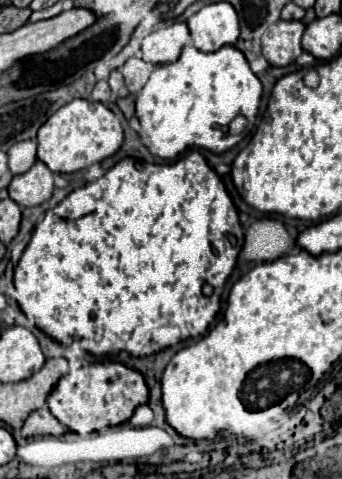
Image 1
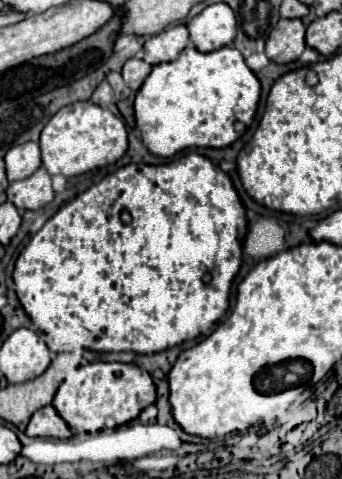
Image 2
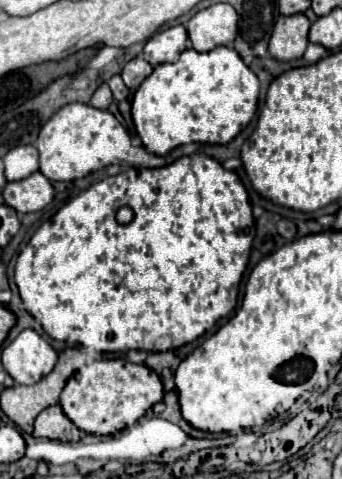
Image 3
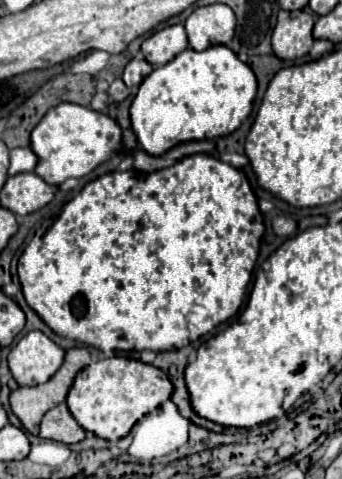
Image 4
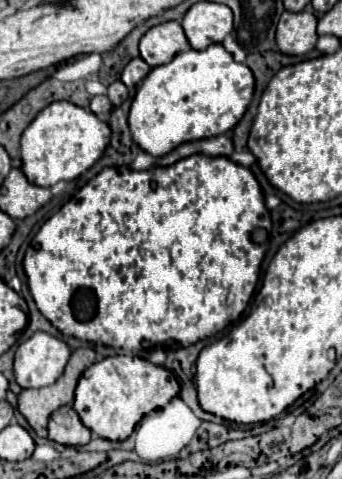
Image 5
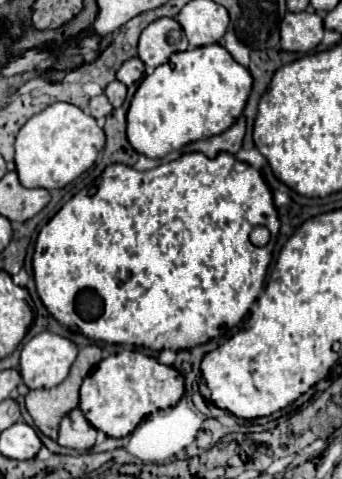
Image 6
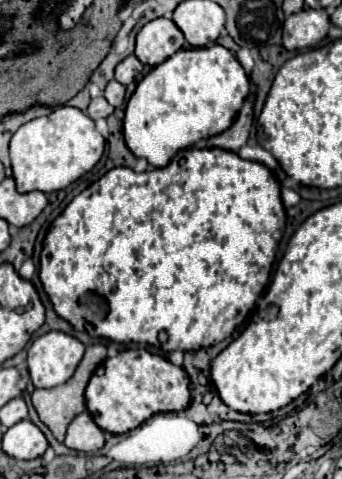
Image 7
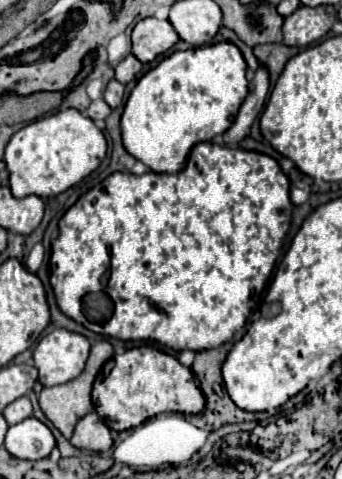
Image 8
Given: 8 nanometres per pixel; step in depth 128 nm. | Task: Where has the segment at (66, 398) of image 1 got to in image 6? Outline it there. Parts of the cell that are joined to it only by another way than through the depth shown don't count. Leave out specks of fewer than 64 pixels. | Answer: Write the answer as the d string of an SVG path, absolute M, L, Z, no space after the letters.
M124 350L118 354L112 354L108 358L104 358L94 370L92 374L88 374L82 382L80 388L80 408L84 412L84 416L88 418L88 422L102 431L108 437L122 438L126 434L130 434L144 416L148 416L150 412L162 410L162 408L172 408L180 402L180 398L184 396L184 376L166 364L160 364L156 358L152 356L144 356L138 350Z

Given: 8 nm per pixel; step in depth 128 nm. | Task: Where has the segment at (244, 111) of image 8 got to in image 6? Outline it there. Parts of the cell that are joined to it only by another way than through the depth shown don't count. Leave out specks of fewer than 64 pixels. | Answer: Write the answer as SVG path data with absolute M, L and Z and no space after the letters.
M240 116L240 120L236 120L236 124L232 128L228 128L228 132L222 132L220 136L212 136L208 140L192 142L184 148L184 152L202 152L208 158L214 158L218 152L236 154L242 148L244 132L246 132L246 118Z

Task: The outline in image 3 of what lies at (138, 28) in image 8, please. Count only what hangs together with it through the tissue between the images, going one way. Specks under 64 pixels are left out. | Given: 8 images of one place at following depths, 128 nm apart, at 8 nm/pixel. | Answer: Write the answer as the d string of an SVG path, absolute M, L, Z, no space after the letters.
M172 26L166 28L144 44L144 60L148 60L152 66L164 64L164 62L176 62L178 56L186 50L188 34L184 26Z

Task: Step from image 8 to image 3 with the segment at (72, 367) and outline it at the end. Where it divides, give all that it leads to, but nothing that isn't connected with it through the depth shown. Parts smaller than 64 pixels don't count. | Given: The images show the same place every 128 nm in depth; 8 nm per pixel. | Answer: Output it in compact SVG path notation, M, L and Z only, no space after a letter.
M22 330L14 342L2 350L2 364L16 384L36 384L52 372L58 362L58 352L34 330Z

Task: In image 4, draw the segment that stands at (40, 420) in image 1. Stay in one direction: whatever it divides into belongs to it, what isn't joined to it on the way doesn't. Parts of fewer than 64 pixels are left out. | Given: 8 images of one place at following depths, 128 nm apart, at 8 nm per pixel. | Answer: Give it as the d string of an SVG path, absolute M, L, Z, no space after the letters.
M62 402L46 412L40 424L40 438L56 440L62 444L78 444L84 440L84 428L70 414L68 406Z

